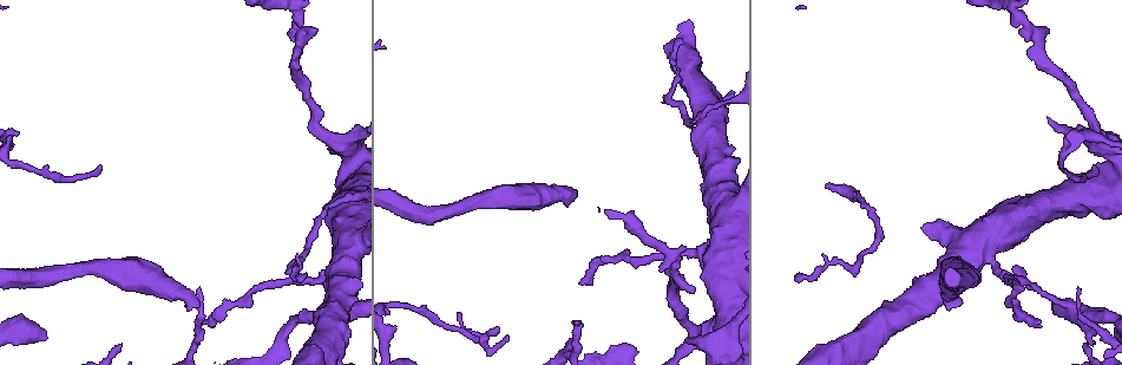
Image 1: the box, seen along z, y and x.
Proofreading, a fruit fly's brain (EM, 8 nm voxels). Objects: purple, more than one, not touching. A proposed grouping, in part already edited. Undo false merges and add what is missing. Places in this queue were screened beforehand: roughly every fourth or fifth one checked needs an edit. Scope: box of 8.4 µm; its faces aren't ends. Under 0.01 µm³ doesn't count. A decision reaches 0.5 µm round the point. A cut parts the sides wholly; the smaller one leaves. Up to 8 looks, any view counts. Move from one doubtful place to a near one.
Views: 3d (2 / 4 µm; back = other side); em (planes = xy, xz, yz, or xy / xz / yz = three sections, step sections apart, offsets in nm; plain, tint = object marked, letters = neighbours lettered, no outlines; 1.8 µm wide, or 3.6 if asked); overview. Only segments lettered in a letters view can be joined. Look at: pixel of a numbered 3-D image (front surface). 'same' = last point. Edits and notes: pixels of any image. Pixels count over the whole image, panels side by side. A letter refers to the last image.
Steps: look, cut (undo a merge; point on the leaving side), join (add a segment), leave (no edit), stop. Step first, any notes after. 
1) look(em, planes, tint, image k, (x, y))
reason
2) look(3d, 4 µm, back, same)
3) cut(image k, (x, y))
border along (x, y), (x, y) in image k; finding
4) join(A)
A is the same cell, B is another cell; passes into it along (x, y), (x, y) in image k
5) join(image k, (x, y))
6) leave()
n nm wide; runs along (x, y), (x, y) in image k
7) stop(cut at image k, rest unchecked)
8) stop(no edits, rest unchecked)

look(em, yz, step 16, tint, image 1, (324, 276))
small branch off a trunk

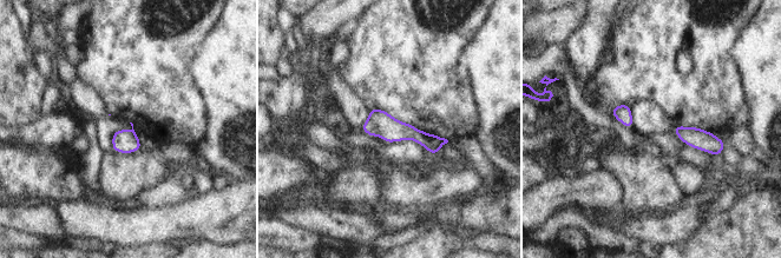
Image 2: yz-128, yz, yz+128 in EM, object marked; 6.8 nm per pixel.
look(em, xy, step 8, letters, same)
another direction

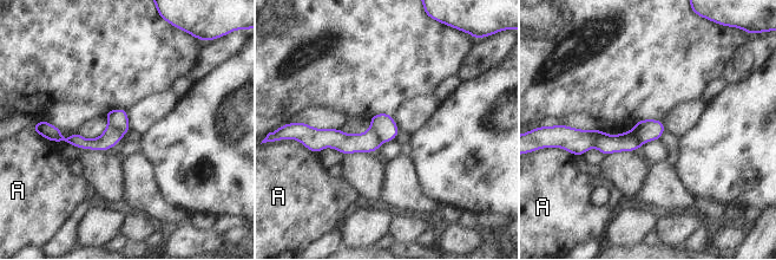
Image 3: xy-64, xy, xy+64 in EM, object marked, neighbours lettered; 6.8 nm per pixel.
cut(image 3, (383, 124))
A is another cell; border along (370, 127), (381, 143) in image 3; two cells meet here

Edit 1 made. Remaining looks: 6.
look(overview)
redraw

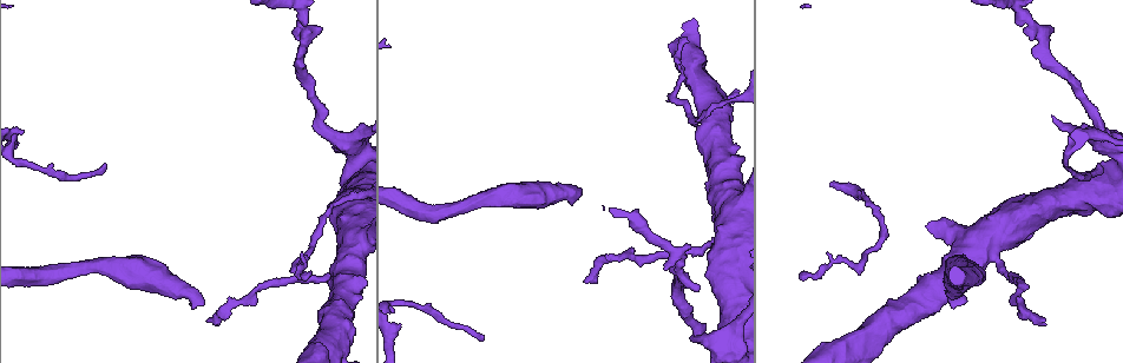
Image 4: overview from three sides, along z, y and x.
look(3d, 2 µm, image 4, (964, 301))
stops while still wide

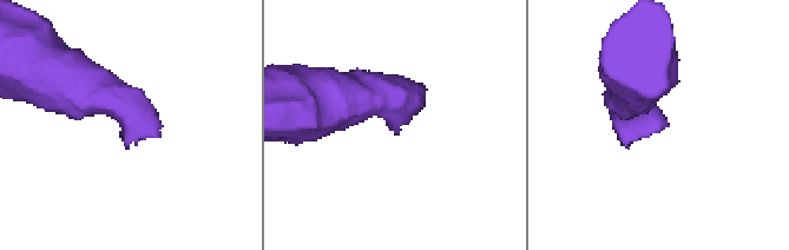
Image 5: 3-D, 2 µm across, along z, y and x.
look(em, 3.6 µm, planes, letters, image 5, (398, 135))
shape alone is not enough

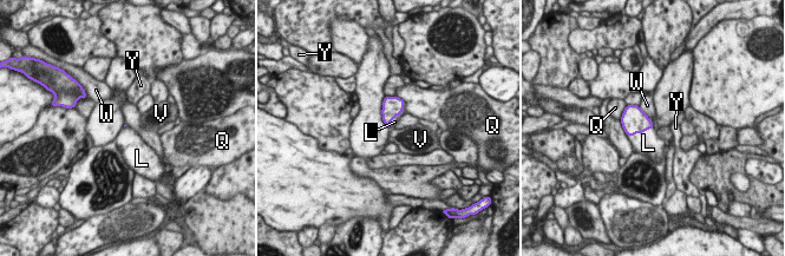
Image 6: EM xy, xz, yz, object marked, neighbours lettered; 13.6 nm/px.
join(L)
L touches over 400 nm; L is the same cell, Q, V, W and Y are other cells; passes into it along (634, 120), (640, 132), (648, 143) in image 6; it goes on there

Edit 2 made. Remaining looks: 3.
look(em, 3.6 µm, xz, step 8, letters, image 4, (1048, 29))
an open end

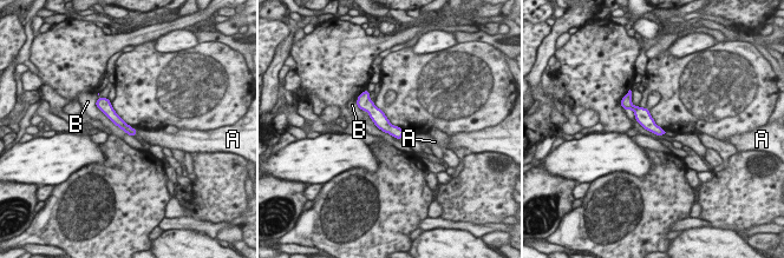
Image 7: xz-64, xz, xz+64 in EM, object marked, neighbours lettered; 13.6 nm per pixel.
leave()
B touches over 650 nm; A and B are other cells; none of them fits

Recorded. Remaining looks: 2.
stop(cut at image 3, join at image 6, rest unchecked)

